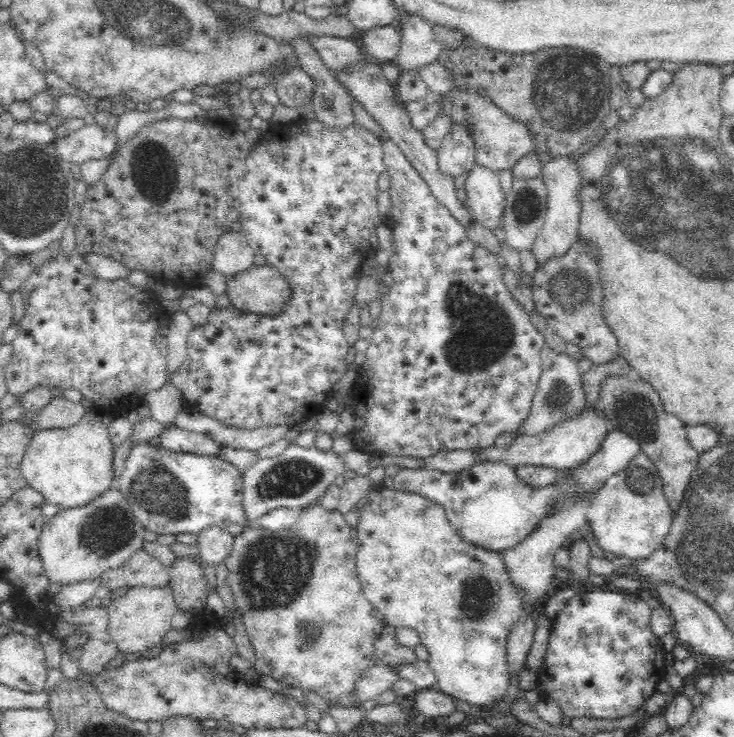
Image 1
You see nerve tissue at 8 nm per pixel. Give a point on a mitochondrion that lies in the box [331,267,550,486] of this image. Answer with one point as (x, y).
(481, 335)

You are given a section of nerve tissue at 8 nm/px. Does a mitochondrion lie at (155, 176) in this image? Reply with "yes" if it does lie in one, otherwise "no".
yes

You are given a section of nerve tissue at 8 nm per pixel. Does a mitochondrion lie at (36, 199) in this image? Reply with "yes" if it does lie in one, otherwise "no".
yes

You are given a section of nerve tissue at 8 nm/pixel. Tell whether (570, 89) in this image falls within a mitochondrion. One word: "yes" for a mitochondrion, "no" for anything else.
yes

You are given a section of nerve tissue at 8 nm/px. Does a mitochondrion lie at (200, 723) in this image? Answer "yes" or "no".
no

